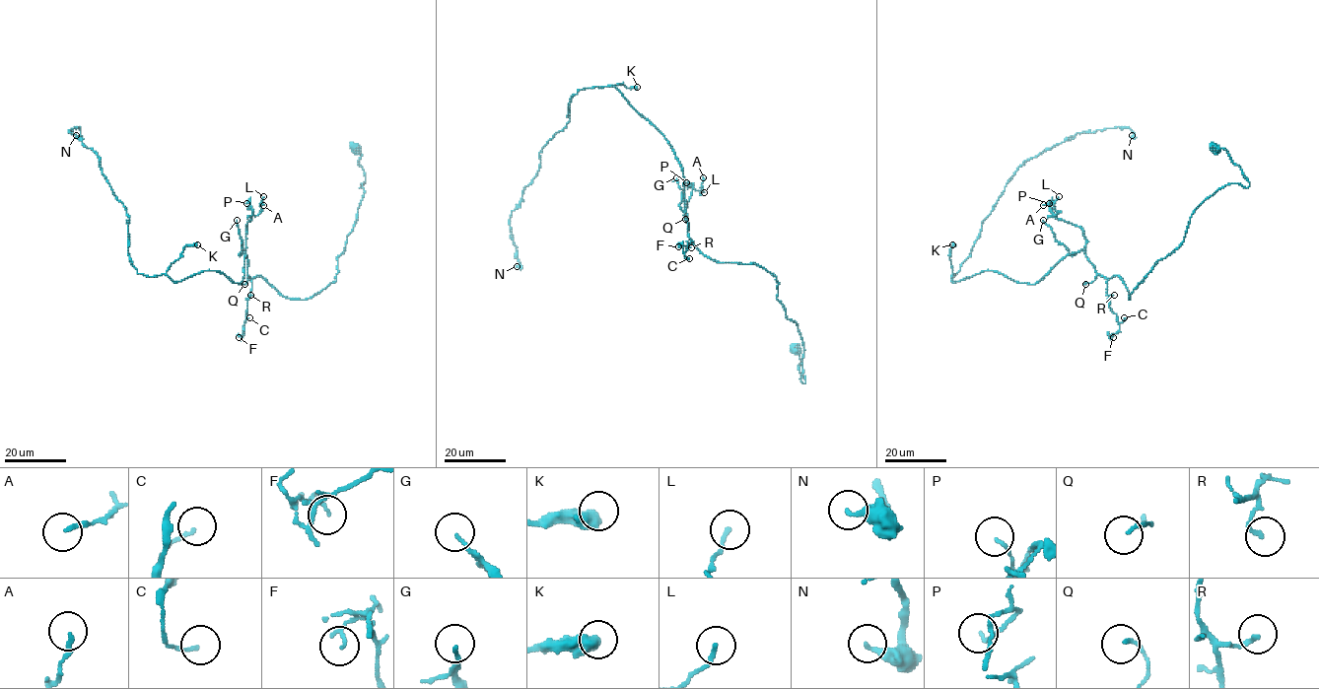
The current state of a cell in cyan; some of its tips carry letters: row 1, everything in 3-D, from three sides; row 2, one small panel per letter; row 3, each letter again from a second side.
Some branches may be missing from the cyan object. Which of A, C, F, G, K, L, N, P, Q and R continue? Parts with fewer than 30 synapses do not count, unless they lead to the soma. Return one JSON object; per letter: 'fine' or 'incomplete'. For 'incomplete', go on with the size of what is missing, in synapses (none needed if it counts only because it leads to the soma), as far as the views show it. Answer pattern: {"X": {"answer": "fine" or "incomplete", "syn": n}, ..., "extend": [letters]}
{"A": {"answer": "fine"}, "C": {"answer": "fine"}, "F": {"answer": "fine"}, "G": {"answer": "fine"}, "K": {"answer": "fine"}, "L": {"answer": "fine"}, "N": {"answer": "fine"}, "P": {"answer": "fine"}, "Q": {"answer": "fine"}, "R": {"answer": "fine"}, "extend": []}

